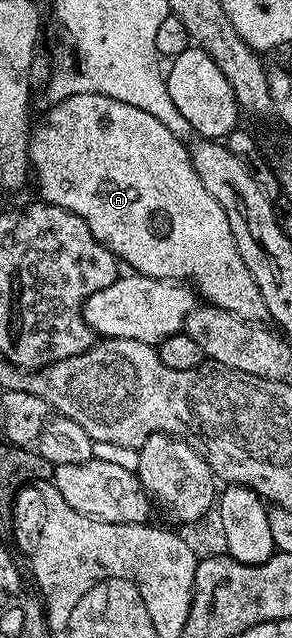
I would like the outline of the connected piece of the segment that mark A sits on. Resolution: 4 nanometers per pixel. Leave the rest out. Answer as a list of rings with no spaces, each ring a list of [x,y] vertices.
[[[80,93],[70,95],[64,101],[53,104],[49,108],[51,111],[42,120],[33,124],[30,132],[30,170],[32,172],[32,183],[38,186],[41,202],[51,203],[60,209],[68,209],[68,213],[76,213],[92,229],[92,237],[100,241],[111,253],[123,264],[126,263],[131,272],[156,277],[157,279],[177,279],[185,281],[193,287],[199,296],[202,295],[207,304],[211,307],[219,307],[228,313],[232,313],[241,319],[247,319],[253,323],[263,322],[267,318],[264,296],[260,294],[260,285],[252,277],[248,265],[244,265],[244,257],[240,257],[240,249],[236,245],[236,237],[232,237],[232,225],[228,225],[228,213],[204,189],[200,177],[196,177],[196,169],[190,160],[191,148],[183,140],[172,135],[172,131],[167,126],[162,125],[151,113],[144,113],[141,109],[136,109],[136,105],[125,104],[124,101],[116,101],[107,95],[97,95],[96,93]]]

